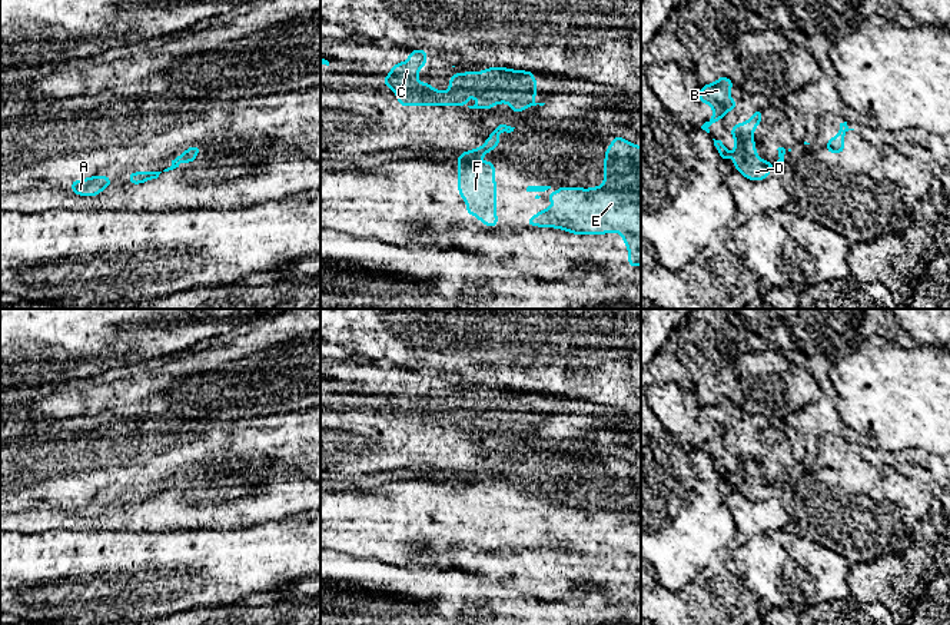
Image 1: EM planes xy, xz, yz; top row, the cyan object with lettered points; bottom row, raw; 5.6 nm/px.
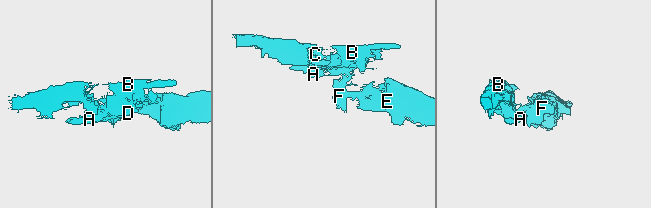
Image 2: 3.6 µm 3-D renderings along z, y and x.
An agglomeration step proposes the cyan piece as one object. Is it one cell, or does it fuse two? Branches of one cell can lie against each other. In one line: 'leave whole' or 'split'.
split

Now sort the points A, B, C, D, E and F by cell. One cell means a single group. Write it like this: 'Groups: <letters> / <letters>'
Groups: A B C D / E F

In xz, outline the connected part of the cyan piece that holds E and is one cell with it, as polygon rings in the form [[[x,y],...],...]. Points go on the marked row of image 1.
[[[614,134],[604,160],[604,184],[591,189],[561,186],[554,195],[545,195],[555,205],[527,219],[528,226],[557,227],[572,235],[621,233],[628,247],[630,267],[641,266],[641,147]]]

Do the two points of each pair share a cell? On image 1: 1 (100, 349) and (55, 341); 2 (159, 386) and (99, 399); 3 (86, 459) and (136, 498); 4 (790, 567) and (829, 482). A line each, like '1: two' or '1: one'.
1: one
2: one
3: one
4: two

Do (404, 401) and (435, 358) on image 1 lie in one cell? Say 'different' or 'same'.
different

